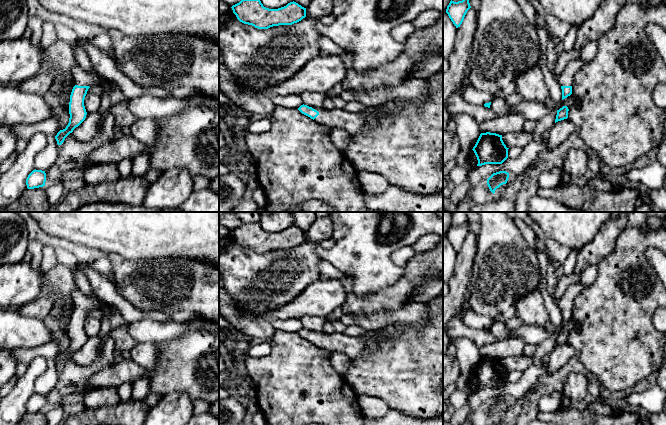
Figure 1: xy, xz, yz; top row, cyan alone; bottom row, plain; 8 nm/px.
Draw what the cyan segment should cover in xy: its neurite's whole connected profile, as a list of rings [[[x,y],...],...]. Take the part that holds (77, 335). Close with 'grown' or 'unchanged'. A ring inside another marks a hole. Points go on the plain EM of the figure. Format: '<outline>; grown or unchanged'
[[[78,288],[72,292],[72,301],[75,310],[70,319],[69,347],[65,353],[60,354],[55,360],[58,369],[61,369],[65,362],[85,344],[87,336],[84,330],[84,323],[88,313],[91,310],[100,309],[102,304],[107,304],[98,298],[87,296]]]; grown

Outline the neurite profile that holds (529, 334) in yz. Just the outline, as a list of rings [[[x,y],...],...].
[[[572,318],[563,324],[561,323],[559,326],[554,326],[550,321],[548,321],[544,326],[531,326],[524,324],[519,328],[510,329],[502,340],[521,338],[525,344],[538,346],[552,334],[557,335],[563,330],[567,330],[568,333],[570,333],[573,330],[580,330],[580,327],[581,325],[576,323]]]

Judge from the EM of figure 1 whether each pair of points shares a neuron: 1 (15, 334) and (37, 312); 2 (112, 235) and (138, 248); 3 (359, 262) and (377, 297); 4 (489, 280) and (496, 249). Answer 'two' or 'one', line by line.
1: two
2: one
3: two
4: one

